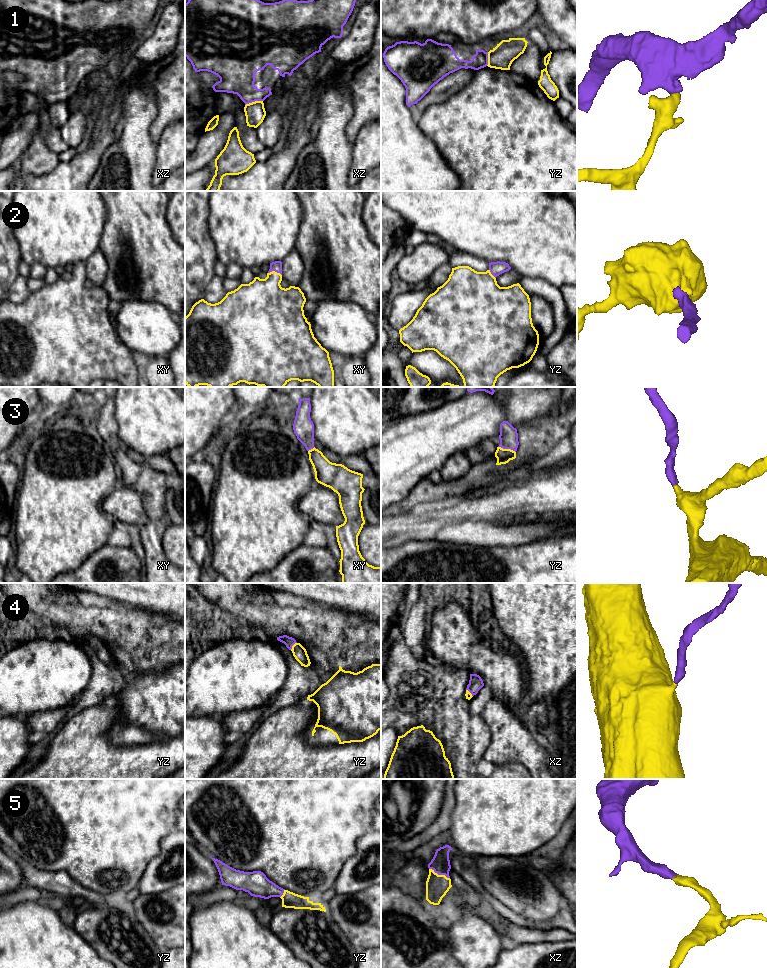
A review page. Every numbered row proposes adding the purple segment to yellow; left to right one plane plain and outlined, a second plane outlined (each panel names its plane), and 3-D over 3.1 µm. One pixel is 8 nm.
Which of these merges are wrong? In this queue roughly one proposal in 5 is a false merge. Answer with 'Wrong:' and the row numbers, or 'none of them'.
Wrong: 1

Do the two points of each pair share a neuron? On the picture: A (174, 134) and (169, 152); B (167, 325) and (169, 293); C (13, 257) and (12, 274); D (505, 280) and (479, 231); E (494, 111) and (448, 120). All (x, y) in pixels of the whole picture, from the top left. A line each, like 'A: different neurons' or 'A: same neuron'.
A: same neuron
B: different neurons
C: same neuron
D: different neurons
E: same neuron

